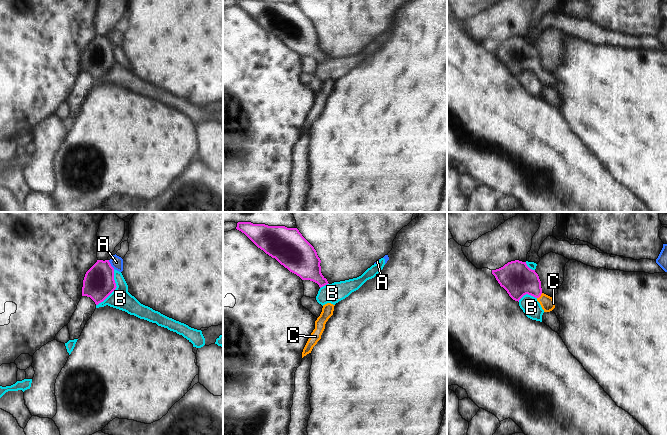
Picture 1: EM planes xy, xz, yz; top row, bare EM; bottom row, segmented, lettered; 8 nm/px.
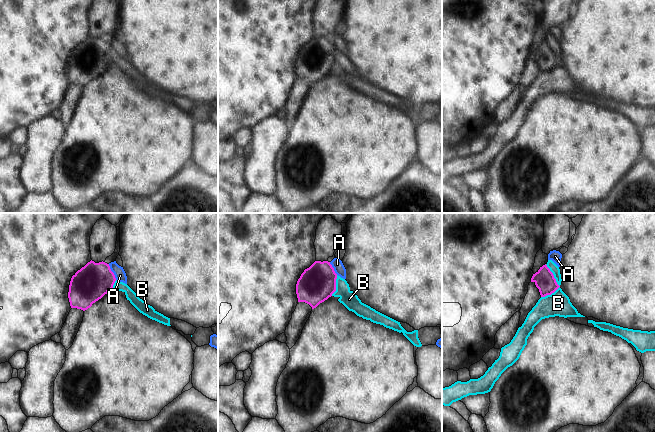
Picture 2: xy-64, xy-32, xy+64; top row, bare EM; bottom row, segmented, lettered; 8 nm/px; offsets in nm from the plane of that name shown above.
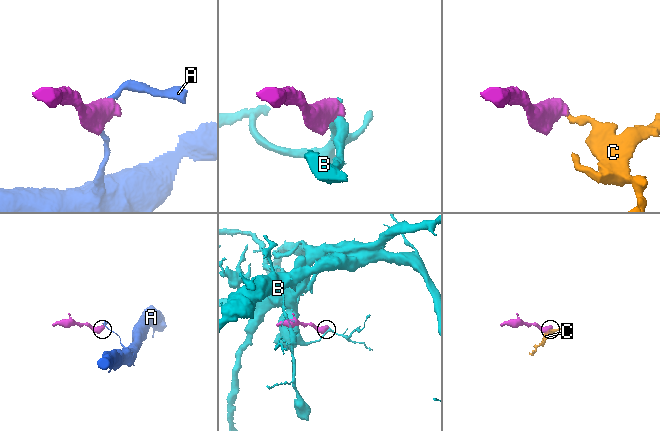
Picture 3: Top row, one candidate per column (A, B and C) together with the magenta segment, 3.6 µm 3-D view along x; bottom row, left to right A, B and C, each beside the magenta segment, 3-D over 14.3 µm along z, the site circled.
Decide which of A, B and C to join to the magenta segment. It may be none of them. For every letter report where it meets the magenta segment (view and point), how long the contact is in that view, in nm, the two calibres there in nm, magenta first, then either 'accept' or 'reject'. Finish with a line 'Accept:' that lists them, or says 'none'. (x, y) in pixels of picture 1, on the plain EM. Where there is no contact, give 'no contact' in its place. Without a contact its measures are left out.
A: xy (110, 40) | 90 nm | 240/100 nm | reject
B: xy (115, 64) | 320 nm | 240/170 nm | reject
C: yz (539, 72) | 60 nm | 260/120 nm | accept
Accept: C

